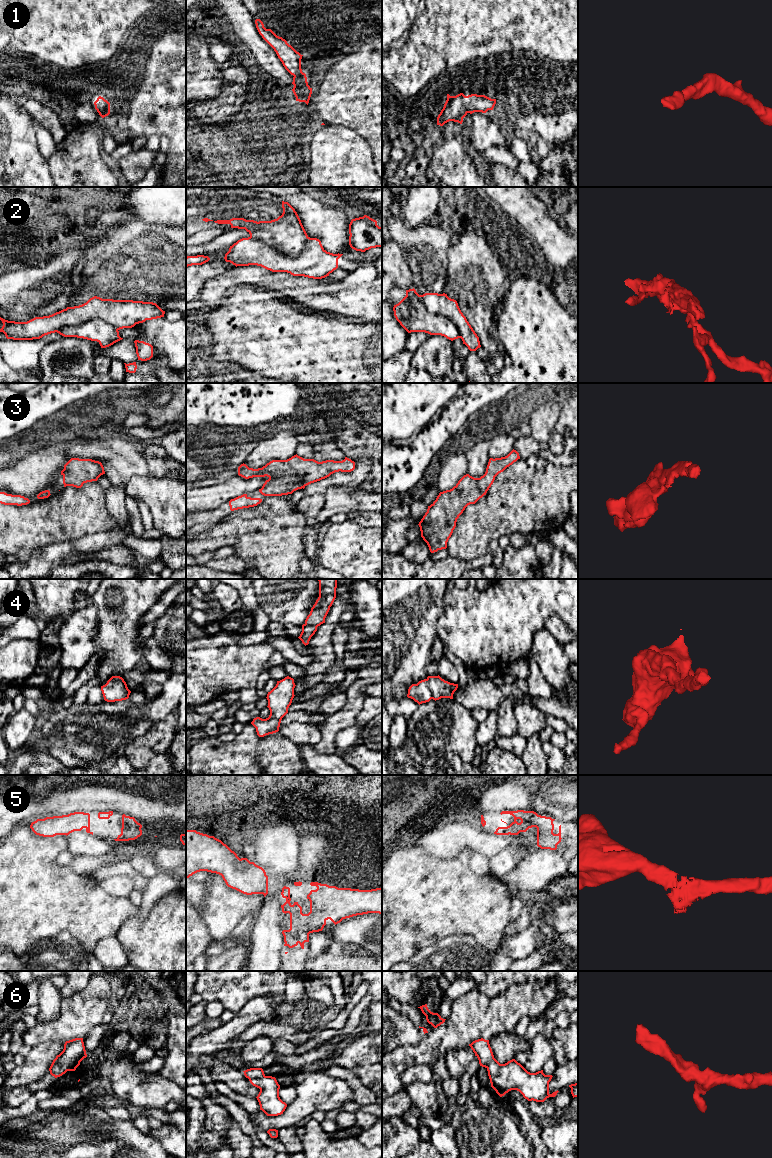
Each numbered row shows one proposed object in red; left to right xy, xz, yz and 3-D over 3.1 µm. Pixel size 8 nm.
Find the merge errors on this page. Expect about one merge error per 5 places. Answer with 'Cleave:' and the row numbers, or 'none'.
Cleave: 2

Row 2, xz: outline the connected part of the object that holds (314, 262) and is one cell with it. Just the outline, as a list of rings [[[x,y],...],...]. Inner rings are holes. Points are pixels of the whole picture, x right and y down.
[[[251,237],[242,238],[230,246],[229,251],[225,254],[225,261],[237,266],[257,265],[272,272],[287,272],[293,276],[304,276],[313,279],[322,279],[329,276],[338,268],[338,259],[343,254],[333,254],[327,252],[321,241],[317,238],[308,237],[304,243],[302,252],[297,257],[289,257],[273,249],[267,244]]]

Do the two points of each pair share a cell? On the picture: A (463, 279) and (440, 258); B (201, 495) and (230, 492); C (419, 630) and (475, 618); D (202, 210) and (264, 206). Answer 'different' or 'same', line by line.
A: different
B: same
C: different
D: same

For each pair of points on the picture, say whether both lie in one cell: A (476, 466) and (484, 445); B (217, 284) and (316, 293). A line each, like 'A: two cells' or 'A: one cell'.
A: one cell
B: one cell

